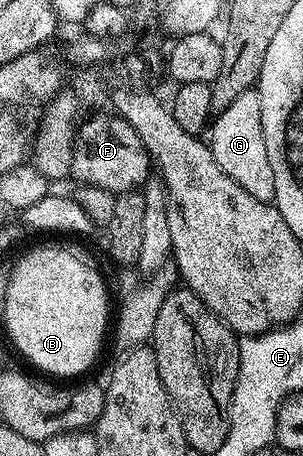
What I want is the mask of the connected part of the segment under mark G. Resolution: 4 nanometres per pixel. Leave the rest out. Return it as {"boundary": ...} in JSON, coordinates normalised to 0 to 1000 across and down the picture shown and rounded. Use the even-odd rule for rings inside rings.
{"boundary":[[[845,193],[802,200],[756,235],[700,259],[683,316],[703,333],[710,357],[723,357],[729,373],[762,384],[762,393],[776,393],[802,419],[842,428],[842,436],[858,441],[901,441],[908,384],[894,375],[894,349],[881,349],[881,314],[868,305],[861,268],[861,213]]]}

